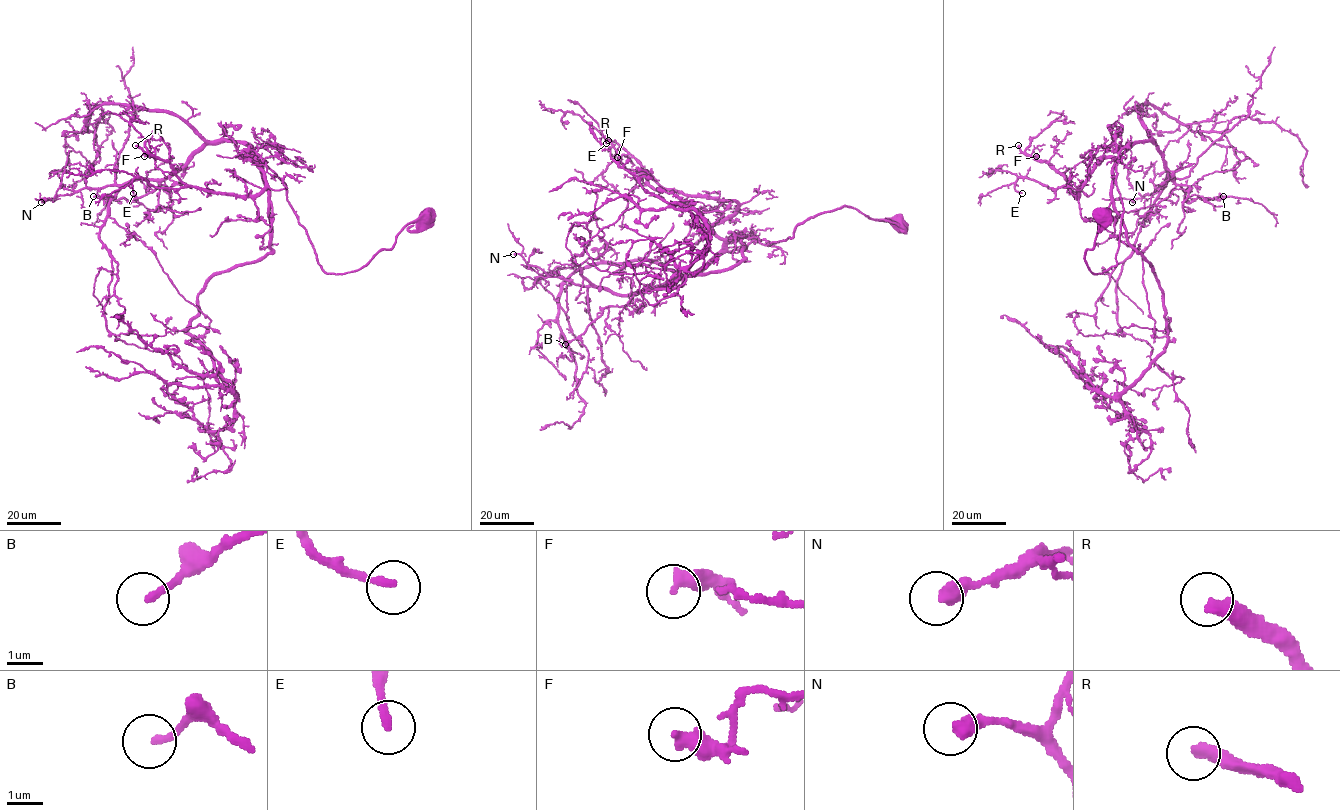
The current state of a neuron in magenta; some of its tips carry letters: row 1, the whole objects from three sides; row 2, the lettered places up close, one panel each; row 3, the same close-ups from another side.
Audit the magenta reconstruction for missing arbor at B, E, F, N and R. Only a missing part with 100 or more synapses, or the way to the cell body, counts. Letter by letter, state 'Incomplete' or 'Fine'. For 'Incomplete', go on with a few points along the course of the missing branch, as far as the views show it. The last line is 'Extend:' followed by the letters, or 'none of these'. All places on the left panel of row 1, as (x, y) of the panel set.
B: Fine
E: Fine
F: Fine
N: Fine
R: Incomplete. Course of what is missing: (135, 145), (79, 144), (48, 140), (40, 133), (42, 130), (33, 135)
Extend: R

